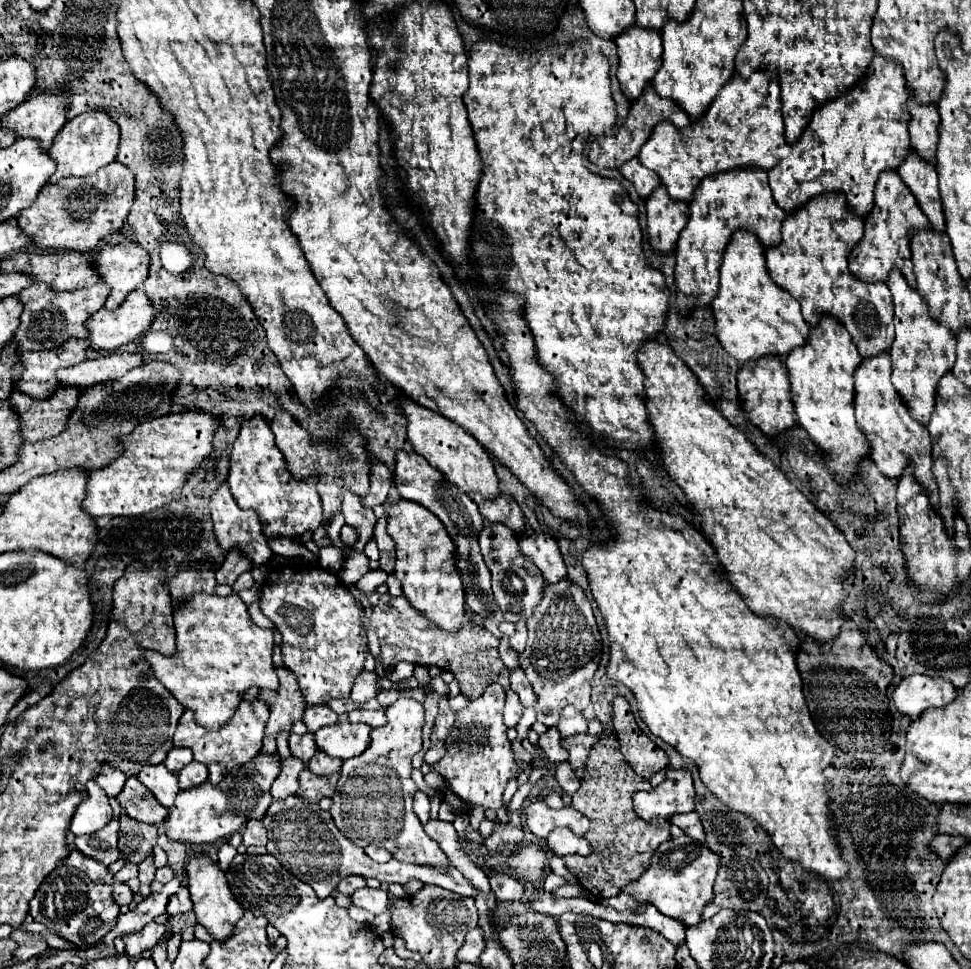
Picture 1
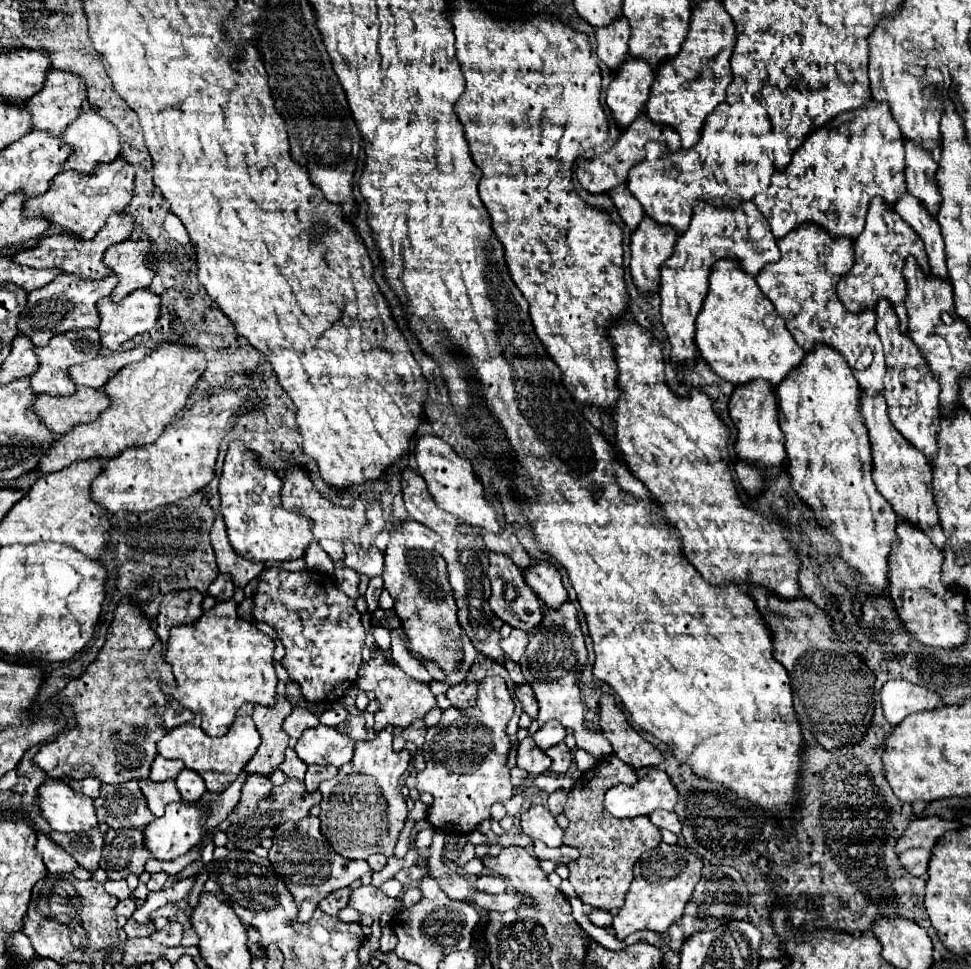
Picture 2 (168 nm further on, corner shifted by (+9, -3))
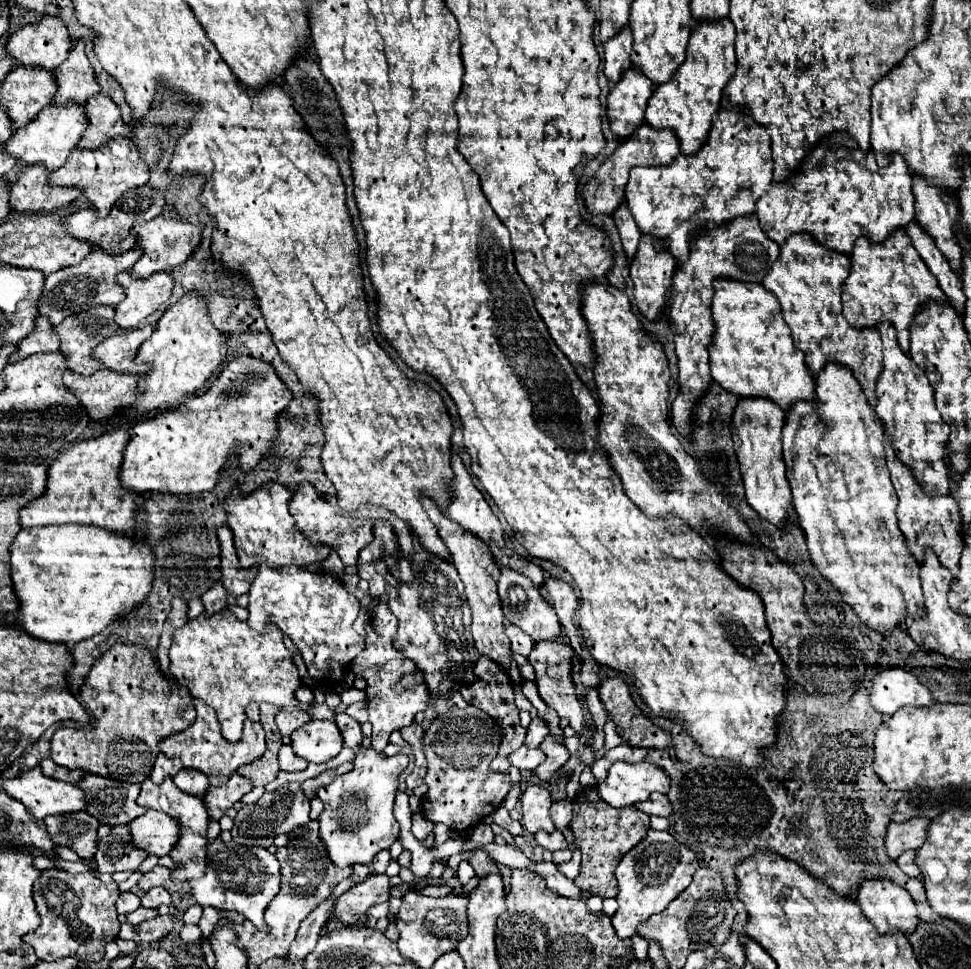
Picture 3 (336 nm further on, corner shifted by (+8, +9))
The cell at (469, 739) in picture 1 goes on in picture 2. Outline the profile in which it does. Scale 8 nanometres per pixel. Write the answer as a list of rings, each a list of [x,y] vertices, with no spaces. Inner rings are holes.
[[[487,677],[481,681],[481,689],[477,695],[477,705],[473,709],[447,709],[441,713],[441,719],[437,725],[427,729],[425,745],[423,745],[423,757],[425,757],[425,769],[417,773],[417,789],[433,795],[433,805],[427,811],[427,821],[449,835],[469,835],[477,829],[477,825],[491,815],[493,803],[503,803],[513,797],[513,787],[509,779],[509,735],[505,733],[507,723],[513,717],[513,697],[507,689],[507,683],[503,677]]]

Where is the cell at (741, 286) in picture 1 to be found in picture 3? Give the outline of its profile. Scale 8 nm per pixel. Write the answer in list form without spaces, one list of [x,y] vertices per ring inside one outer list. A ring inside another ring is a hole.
[[[716,279],[714,281],[714,299],[712,299],[712,319],[714,319],[714,333],[712,345],[708,345],[710,353],[710,371],[712,379],[720,383],[724,389],[738,397],[768,397],[780,409],[786,409],[790,403],[798,399],[812,399],[814,397],[814,377],[810,369],[806,369],[802,351],[798,351],[790,337],[790,327],[782,317],[782,307],[774,293],[766,293],[762,283],[748,283],[738,279]]]

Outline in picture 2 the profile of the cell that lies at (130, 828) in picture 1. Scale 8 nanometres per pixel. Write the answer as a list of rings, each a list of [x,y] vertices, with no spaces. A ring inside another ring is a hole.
[[[109,829],[105,835],[103,857],[99,867],[109,879],[127,879],[131,873],[141,875],[149,851],[143,845],[143,833],[137,829]]]

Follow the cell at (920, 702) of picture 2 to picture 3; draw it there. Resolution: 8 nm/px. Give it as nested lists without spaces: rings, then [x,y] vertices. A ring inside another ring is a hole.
[[[886,669],[874,677],[870,705],[884,715],[892,715],[904,705],[924,707],[932,701],[930,689],[904,669]]]

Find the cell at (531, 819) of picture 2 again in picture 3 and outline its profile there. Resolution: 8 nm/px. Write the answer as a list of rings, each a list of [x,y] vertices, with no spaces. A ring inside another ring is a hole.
[[[530,785],[522,791],[520,795],[522,803],[522,825],[526,831],[536,833],[536,831],[554,831],[554,823],[550,817],[550,805],[552,797],[548,789],[540,785]]]

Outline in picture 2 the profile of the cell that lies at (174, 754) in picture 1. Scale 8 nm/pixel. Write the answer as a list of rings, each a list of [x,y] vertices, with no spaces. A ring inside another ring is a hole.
[[[157,755],[157,759],[153,761],[153,767],[151,767],[151,775],[149,775],[149,779],[153,779],[153,781],[175,779],[183,767],[185,767],[185,765],[181,765],[181,761],[177,761],[177,759],[171,761],[171,759],[165,759],[165,757]]]

